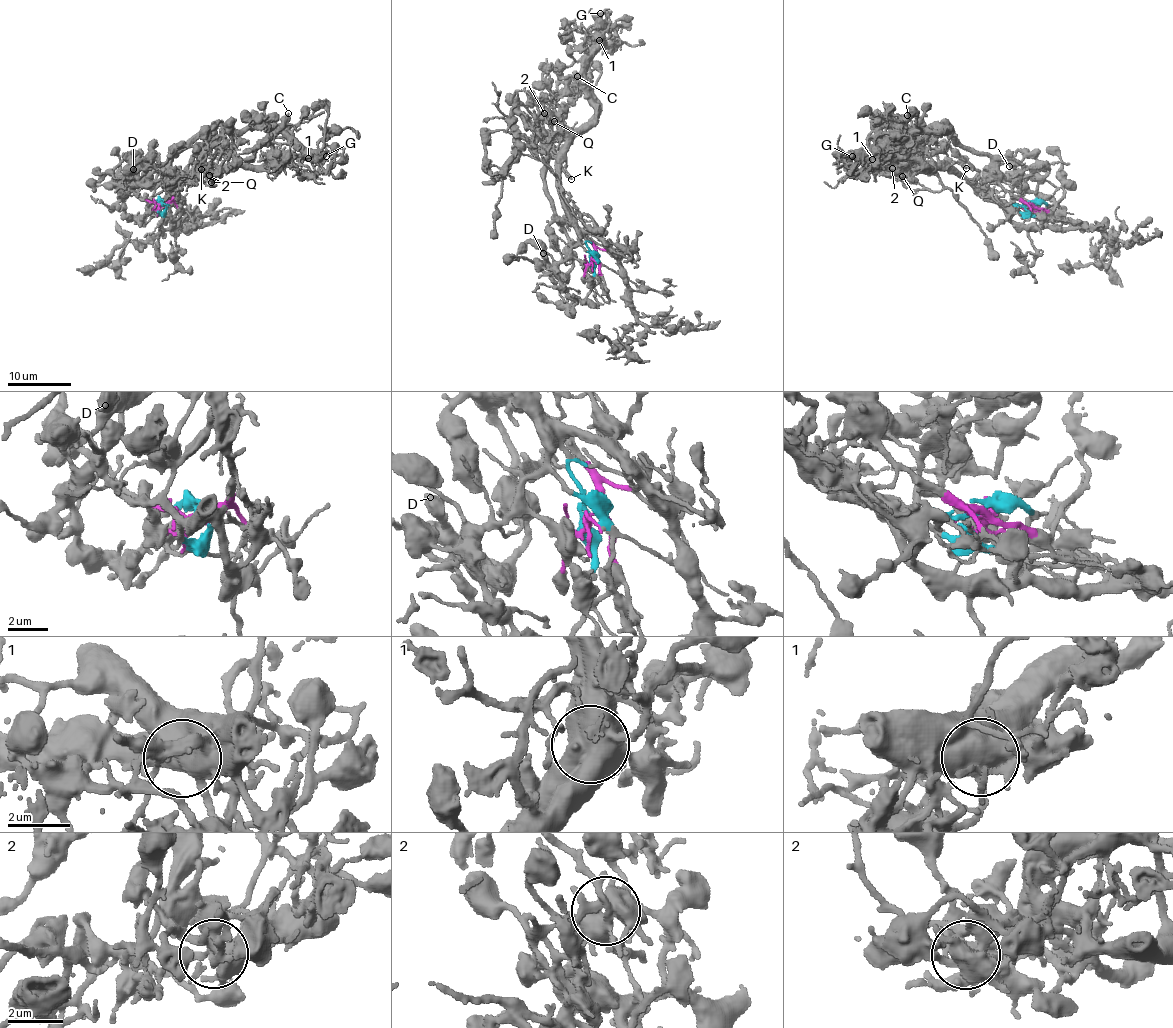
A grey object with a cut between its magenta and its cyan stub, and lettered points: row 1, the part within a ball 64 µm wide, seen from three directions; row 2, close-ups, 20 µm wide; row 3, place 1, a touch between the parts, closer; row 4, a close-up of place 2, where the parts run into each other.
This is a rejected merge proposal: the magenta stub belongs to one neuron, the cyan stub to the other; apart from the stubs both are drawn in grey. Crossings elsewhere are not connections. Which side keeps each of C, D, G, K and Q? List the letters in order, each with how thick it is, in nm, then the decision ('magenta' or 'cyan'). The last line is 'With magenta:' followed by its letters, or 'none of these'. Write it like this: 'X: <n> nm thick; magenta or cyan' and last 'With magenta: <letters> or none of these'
C: 480 nm thick; magenta
D: 700 nm thick; magenta
G: 600 nm thick; cyan
K: 160 nm thick; cyan
Q: 130 nm thick; cyan
With magenta: C, D

